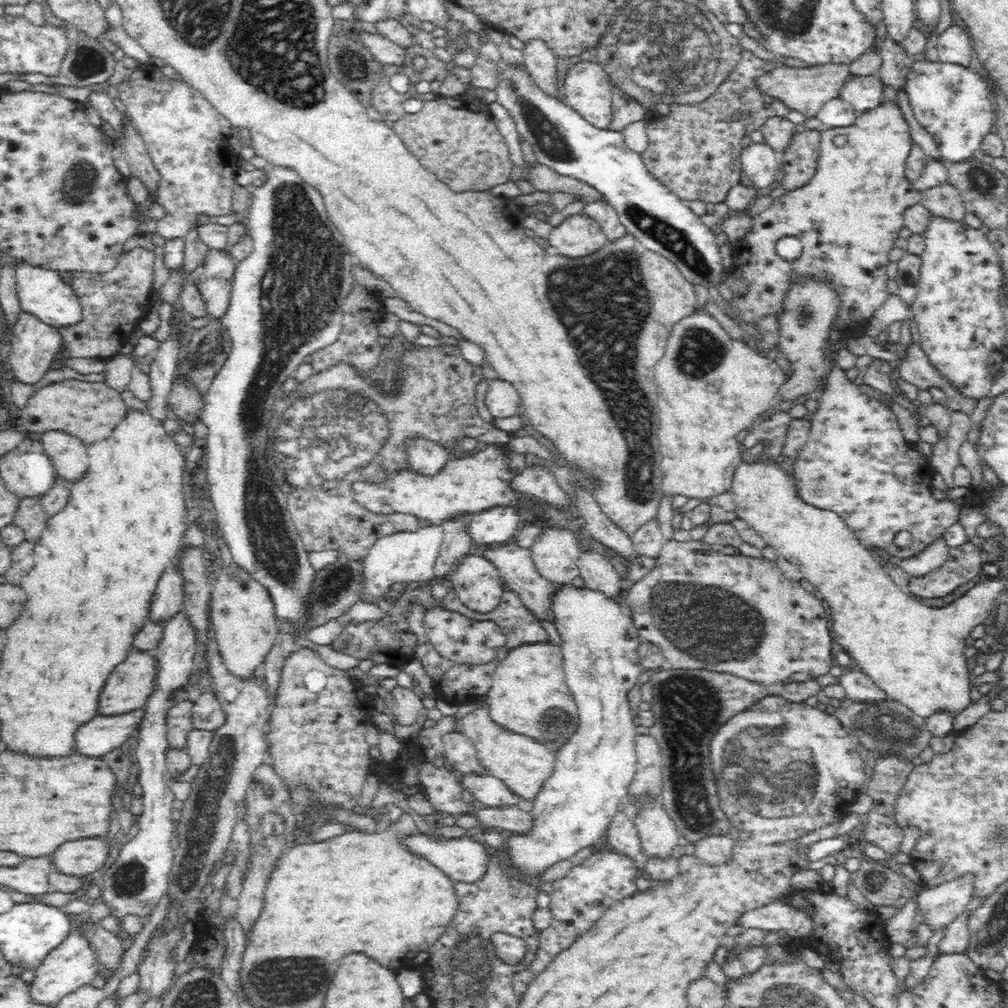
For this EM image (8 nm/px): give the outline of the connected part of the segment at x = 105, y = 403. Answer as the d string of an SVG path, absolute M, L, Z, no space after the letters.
M66 379L39 388L20 409L28 432L64 431L89 445L106 438L114 430L118 416L122 416L122 408L124 402L120 400L120 391L108 383Z

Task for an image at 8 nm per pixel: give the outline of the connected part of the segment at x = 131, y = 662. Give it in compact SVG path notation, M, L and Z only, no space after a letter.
M132 649L107 678L108 682L98 698L98 714L116 716L142 709L153 689L154 679L154 657L146 651Z

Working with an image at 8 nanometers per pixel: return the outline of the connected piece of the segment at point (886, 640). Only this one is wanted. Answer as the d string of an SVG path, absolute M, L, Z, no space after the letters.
M765 457L754 463L744 462L736 470L731 492L739 519L746 522L779 557L796 564L804 579L822 592L836 636L835 641L890 698L924 719L938 709L956 716L968 708L973 701L969 694L972 665L964 651L970 642L973 628L990 618L996 598L1004 590L1004 578L997 576L976 583L976 586L947 606L923 605L914 595L892 581L887 570L880 564L879 556L859 543L840 516L798 501L793 476L782 470L778 463L779 459Z

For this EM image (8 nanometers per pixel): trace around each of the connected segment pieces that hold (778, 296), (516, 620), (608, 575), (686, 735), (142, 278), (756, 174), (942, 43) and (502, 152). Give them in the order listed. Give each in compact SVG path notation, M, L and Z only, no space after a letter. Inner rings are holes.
M889 101L870 112L860 113L852 126L823 131L817 170L808 184L776 197L769 208L752 219L750 232L736 240L738 248L733 258L733 268L740 270L740 274L746 278L746 288L744 294L734 294L734 298L726 302L724 313L736 322L756 328L764 316L786 314L786 296L800 278L821 280L831 284L840 303L829 328L832 331L839 330L844 340L856 334L864 335L864 326L890 295L888 263L890 252L896 248L896 240L900 238L900 230L905 227L904 212L922 200L921 191L906 177L906 160L912 142L908 123L900 107ZM785 236L794 236L802 241L804 252L800 258L782 260L778 256L776 242Z
M448 587L446 596L438 600L438 603L474 620L496 622L504 631L523 631L523 636L508 636L508 646L504 650L506 654L523 645L551 644L550 636L546 635L538 618L526 608L516 593L506 589L501 600L502 602L494 611L481 613L460 602L456 591Z
M590 550L581 552L578 569L584 582L583 588L601 592L612 599L616 599L618 590L623 588L620 574L612 566L612 562L602 554Z
M666 665L652 672L648 684L652 686L651 710L655 718L648 732L657 740L663 758L658 785L661 806L674 821L682 838L690 844L696 845L710 836L736 838L735 828L719 803L708 742L715 730L731 716L772 692L768 692L763 684L723 672L674 669Z
M136 246L125 254L122 253L117 265L108 272L70 274L73 292L77 294L82 305L82 320L57 328L62 336L62 350L55 354L54 362L64 362L66 358L86 358L108 364L120 354L122 346L126 344L137 325L154 307L150 301L153 293L154 259L153 251Z
M751 142L740 152L741 169L750 182L758 188L774 187L778 184L780 154L768 143Z
M952 23L950 28L936 38L936 51L940 62L968 66L972 50L972 37L964 26Z
M429 96L424 98L420 112L416 114L404 112L398 120L393 120L392 128L402 137L406 147L422 166L434 172L452 190L488 191L498 184L506 184L511 180L513 163L510 160L506 140L494 125L491 115L486 114L480 108L480 104L476 104L474 100L466 102L466 100L452 100L446 97L435 99Z

